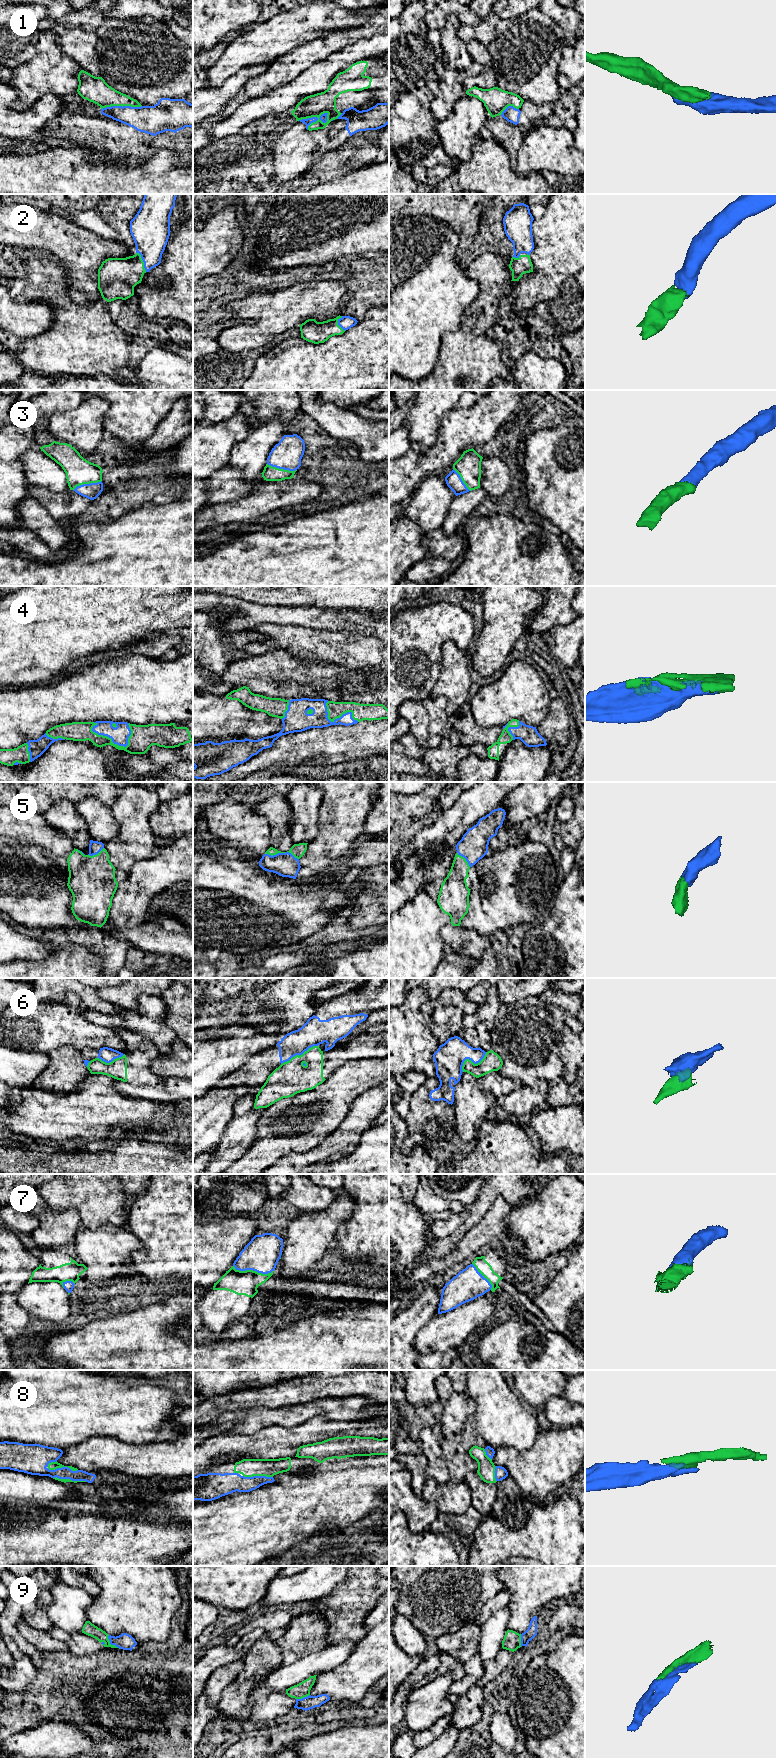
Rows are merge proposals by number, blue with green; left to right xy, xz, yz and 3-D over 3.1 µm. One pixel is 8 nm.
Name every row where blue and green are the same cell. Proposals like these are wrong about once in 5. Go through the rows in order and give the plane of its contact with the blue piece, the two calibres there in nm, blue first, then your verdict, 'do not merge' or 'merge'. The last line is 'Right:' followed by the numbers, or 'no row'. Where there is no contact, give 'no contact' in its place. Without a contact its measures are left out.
1: xz | 60/180 nm | do not merge
2: xy | 300/320 nm | merge
3: xz | 240/120 nm | merge
4: xy | 140/160 nm | merge
5: xz | 190/70 nm | merge
6: xz | 220/260 nm | do not merge
7: xz | 280/190 nm | merge
8: xy | 120/30 nm | merge
9: xy | 130/100 nm | merge
Right: 2, 3, 4, 5, 7, 8, 9

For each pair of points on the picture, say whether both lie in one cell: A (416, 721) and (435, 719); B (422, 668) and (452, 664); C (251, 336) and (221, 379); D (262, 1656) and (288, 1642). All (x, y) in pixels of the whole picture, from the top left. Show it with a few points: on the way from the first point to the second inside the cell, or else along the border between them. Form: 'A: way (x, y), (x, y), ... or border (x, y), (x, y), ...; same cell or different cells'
A: border (421, 703), (428, 716), (428, 732), (430, 734); different cells
B: border (444, 643), (441, 648), (439, 678), (432, 688); different cells
C: border (218, 343), (229, 352), (243, 353); different cells
D: border (275, 1641), (280, 1650), (281, 1663); different cells

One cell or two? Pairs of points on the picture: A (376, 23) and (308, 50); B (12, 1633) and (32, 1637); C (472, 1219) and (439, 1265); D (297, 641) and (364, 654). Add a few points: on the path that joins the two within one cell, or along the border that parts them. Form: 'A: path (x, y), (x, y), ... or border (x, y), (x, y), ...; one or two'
A: path (359, 32), (338, 38), (325, 46); one
B: border (21, 1620), (19, 1624), (20, 1633), (39, 1650); two
C: border (464, 1234), (446, 1255); two
D: path (314, 645), (347, 650); one

